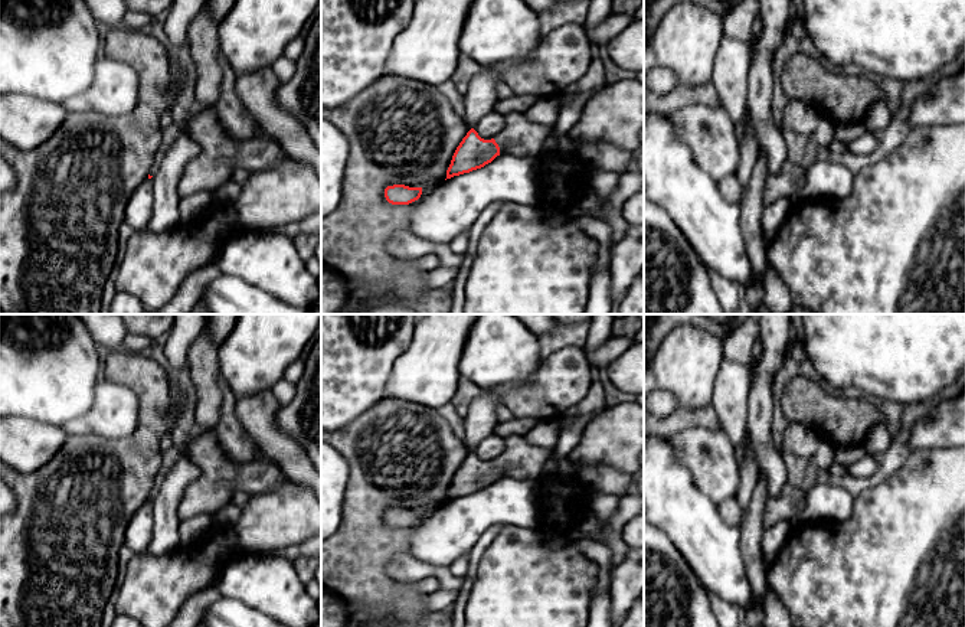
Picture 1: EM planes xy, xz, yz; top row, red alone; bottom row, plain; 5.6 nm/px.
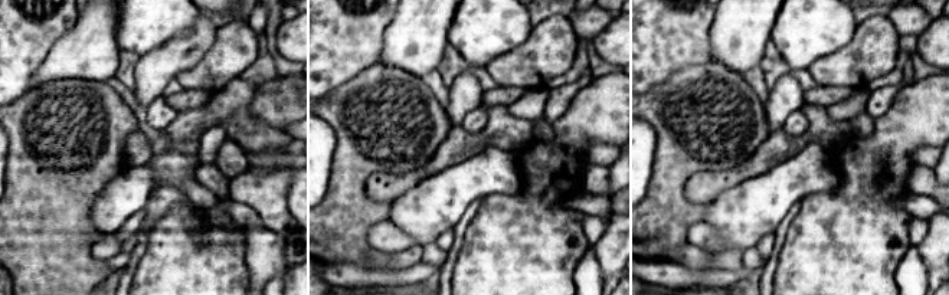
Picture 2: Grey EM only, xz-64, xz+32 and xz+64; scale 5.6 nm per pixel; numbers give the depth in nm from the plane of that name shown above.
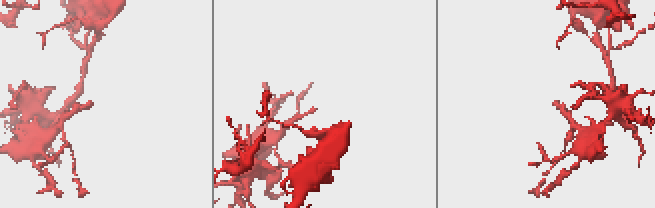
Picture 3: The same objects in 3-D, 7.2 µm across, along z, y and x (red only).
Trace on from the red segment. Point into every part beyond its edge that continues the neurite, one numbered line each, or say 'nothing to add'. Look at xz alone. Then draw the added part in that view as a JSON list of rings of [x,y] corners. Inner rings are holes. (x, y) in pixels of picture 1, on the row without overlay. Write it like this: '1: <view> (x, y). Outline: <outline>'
1: xz (520, 460). Outline: [[[524,437],[506,440],[504,453],[494,460],[500,477],[536,480],[553,450],[529,444]]]

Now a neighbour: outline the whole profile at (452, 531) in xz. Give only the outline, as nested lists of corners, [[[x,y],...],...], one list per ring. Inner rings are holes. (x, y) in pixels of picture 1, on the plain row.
[[[500,477],[481,492],[446,502],[413,530],[409,555],[432,566],[449,568],[497,523],[540,526],[536,480]]]

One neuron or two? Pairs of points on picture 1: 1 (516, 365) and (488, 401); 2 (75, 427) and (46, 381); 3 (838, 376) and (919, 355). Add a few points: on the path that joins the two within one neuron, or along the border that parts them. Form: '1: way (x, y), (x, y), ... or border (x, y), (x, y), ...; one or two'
1: border (526, 378), (481, 391); two
2: border (94, 397), (92, 405), (69, 423); two
3: way (859, 356), (899, 355); one

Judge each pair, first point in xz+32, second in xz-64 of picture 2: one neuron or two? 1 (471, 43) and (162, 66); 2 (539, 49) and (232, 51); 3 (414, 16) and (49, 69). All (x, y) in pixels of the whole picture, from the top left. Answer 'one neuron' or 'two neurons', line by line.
1: two neurons
2: one neuron
3: one neuron

